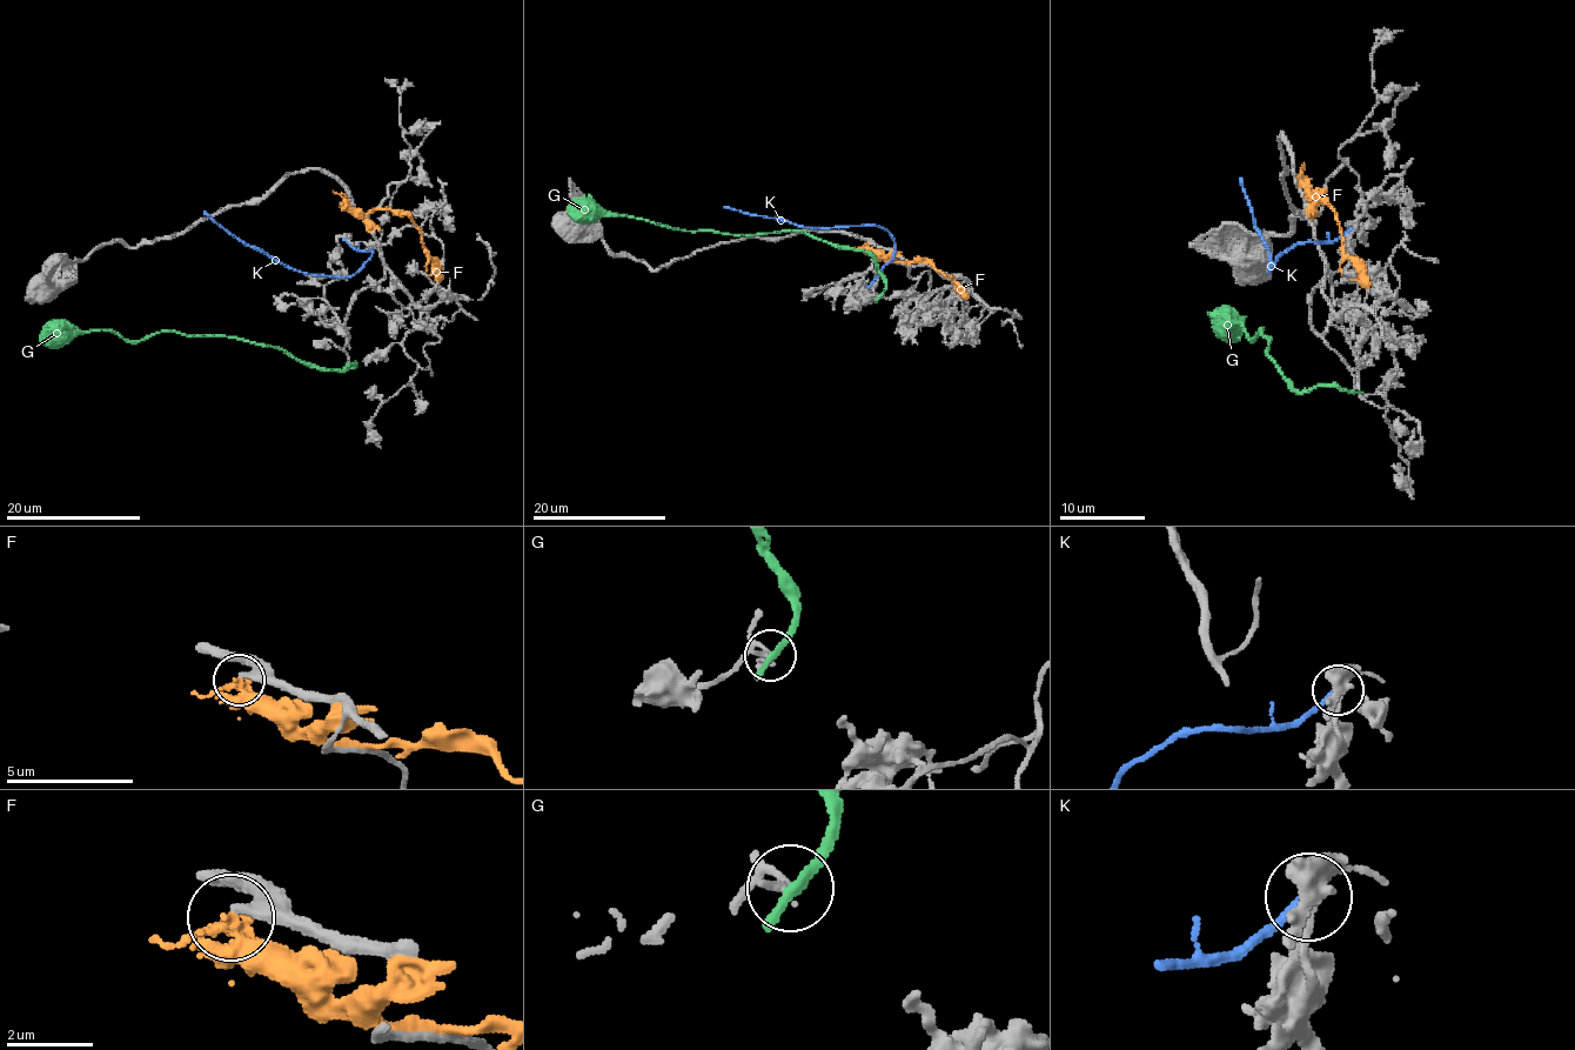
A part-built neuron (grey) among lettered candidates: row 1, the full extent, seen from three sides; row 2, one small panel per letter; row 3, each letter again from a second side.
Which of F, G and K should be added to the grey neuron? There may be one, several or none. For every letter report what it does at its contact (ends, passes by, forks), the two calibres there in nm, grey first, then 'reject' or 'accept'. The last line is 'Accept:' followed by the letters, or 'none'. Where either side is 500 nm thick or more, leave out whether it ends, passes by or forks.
F: it forks | 360/280 nm | reject
G: it ends | 240/320 nm | reject
K: it ends | 420/240 nm | reject
Accept: none

